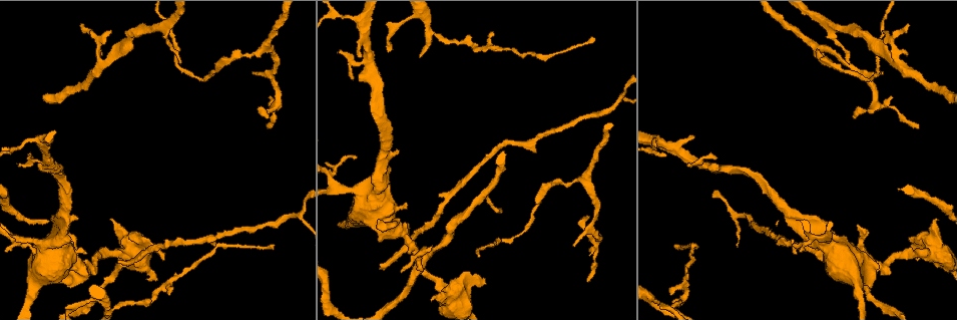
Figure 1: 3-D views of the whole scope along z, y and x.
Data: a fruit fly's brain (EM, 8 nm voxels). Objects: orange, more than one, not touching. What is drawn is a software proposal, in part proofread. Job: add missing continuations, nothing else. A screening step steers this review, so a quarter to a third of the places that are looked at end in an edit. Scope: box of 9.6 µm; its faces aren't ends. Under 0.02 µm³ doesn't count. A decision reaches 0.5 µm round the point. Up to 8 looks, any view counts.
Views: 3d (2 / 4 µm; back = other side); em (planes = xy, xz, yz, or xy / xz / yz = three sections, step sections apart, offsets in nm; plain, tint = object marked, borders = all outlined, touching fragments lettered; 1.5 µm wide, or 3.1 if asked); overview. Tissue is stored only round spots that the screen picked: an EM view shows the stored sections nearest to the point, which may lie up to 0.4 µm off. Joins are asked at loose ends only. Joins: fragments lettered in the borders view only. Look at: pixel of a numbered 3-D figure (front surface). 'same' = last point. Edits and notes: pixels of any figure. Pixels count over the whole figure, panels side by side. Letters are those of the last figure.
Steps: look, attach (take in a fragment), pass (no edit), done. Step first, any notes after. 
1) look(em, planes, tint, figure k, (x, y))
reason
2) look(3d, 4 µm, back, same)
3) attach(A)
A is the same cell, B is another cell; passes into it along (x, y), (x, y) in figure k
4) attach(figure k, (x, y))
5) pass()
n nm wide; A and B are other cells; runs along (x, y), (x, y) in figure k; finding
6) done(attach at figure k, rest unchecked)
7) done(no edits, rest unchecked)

look(3d, 2 µm, figure 1, (670, 295))
an open end

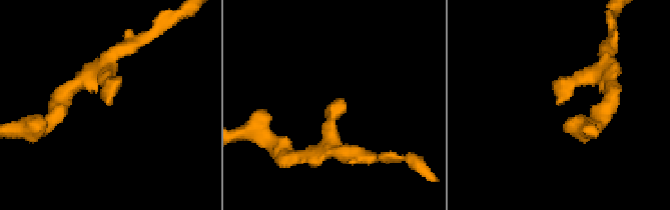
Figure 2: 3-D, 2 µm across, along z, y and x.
look(em, planes, borders, figure 2, (111, 99))
now the EM

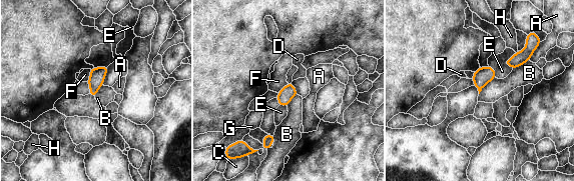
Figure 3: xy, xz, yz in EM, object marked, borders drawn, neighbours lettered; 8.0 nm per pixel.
pass()
B touches over 190 nm; A, B, C, D, E, F, G and H are other cells; border along (495, 77), (484, 86), (479, 94) in figure 3; none of them fits

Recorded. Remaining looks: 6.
look(3d, 2 µm, figure 1, (573, 244))
free end

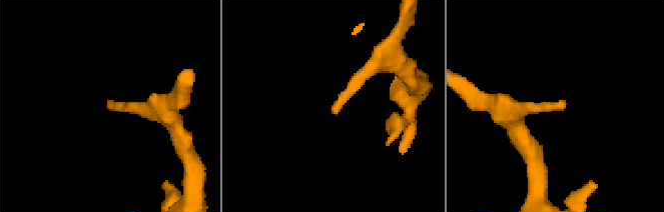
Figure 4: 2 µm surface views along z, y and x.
look(em, yz, step 8, borders, figure 4, (565, 101))

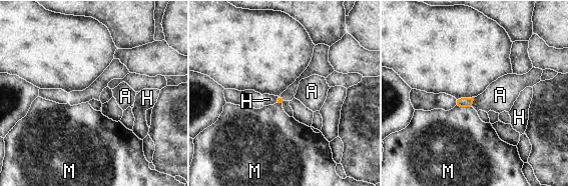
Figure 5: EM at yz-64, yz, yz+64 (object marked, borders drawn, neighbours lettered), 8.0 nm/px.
pass()
A, H and M are other cells; border along (277, 96), (273, 103) in figure 5; no lettered fragment goes on from it

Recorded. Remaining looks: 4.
look(em, planes, plain, figure 1, (179, 63))
free end

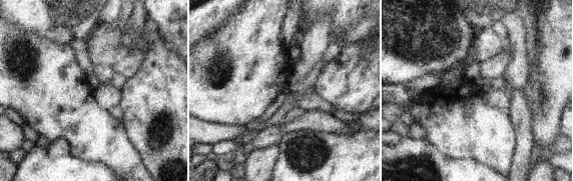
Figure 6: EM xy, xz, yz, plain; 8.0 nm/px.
look(em, planes, borders, same)

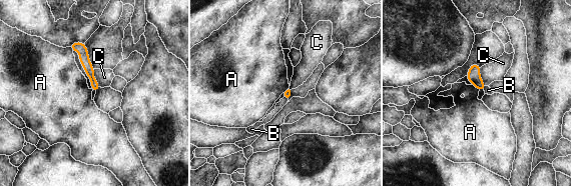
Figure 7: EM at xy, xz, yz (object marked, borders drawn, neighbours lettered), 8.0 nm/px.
pass()
C touches over 160 nm; A, B and C are other cells; none of them fits

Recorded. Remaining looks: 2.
done(no edits, rest unchecked)

